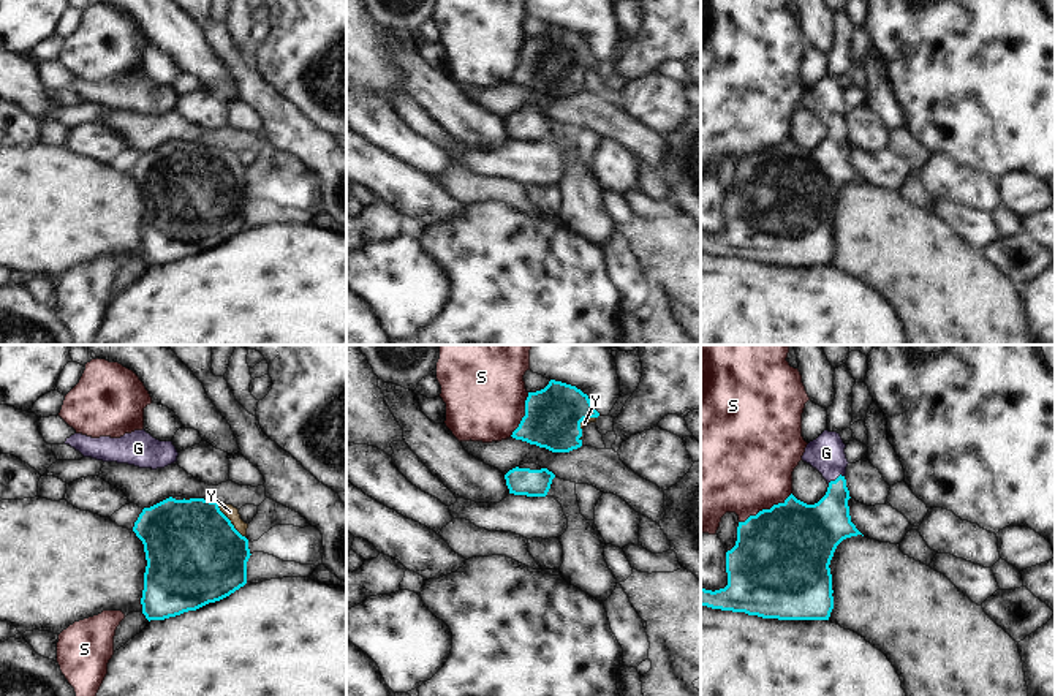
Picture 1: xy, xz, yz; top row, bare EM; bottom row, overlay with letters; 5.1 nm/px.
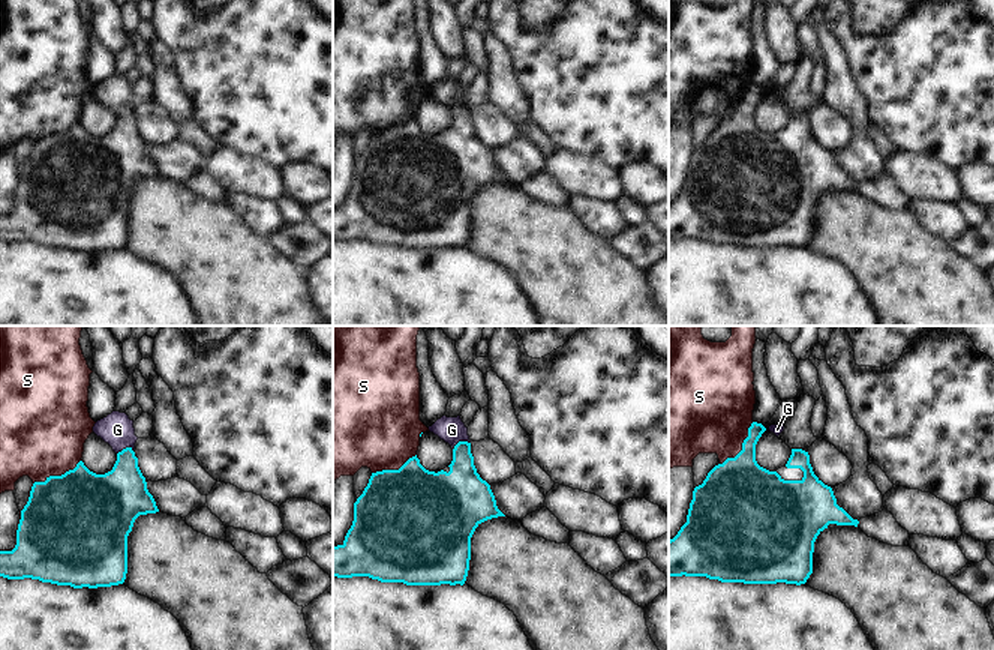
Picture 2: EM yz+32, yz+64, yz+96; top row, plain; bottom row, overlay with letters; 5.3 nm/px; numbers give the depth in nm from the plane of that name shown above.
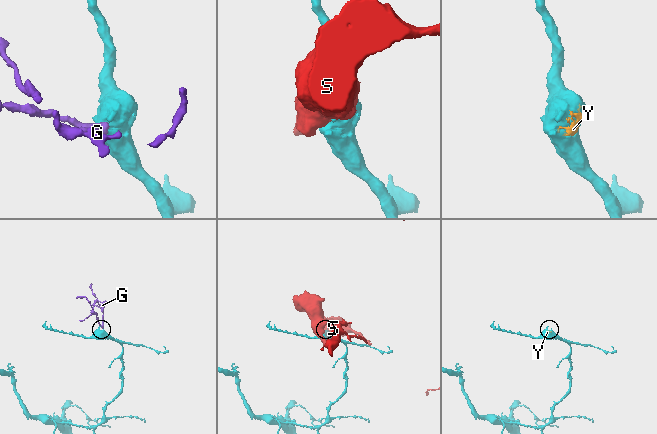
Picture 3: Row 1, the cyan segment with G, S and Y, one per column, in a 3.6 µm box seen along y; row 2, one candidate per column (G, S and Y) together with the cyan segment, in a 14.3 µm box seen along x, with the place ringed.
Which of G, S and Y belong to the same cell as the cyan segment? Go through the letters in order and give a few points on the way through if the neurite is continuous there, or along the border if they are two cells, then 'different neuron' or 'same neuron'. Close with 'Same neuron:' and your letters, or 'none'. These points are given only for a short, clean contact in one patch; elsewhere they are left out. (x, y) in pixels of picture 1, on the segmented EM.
G: way yz (826, 524), (837, 495), (837, 478), (826, 453); same neuron
S: different neuron
Y: same neuron
Same neuron: G, Y

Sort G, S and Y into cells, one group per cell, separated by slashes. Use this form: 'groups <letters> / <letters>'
groups G Y / S

